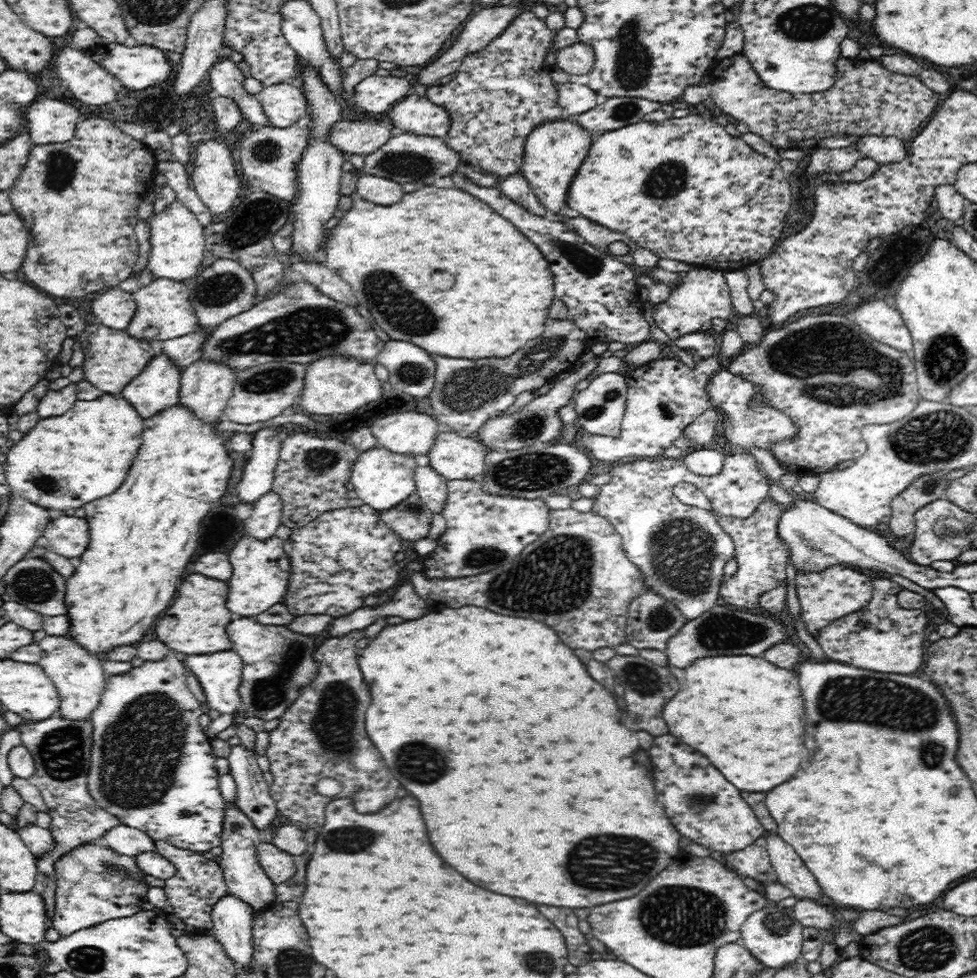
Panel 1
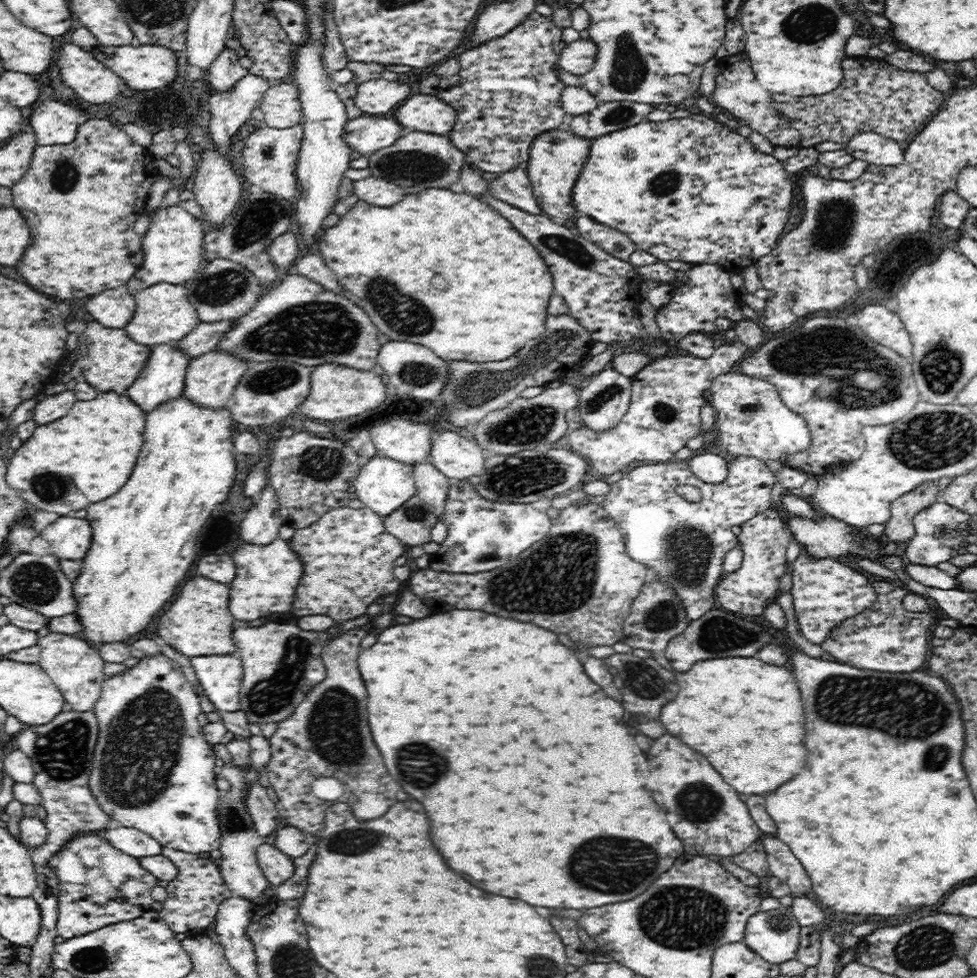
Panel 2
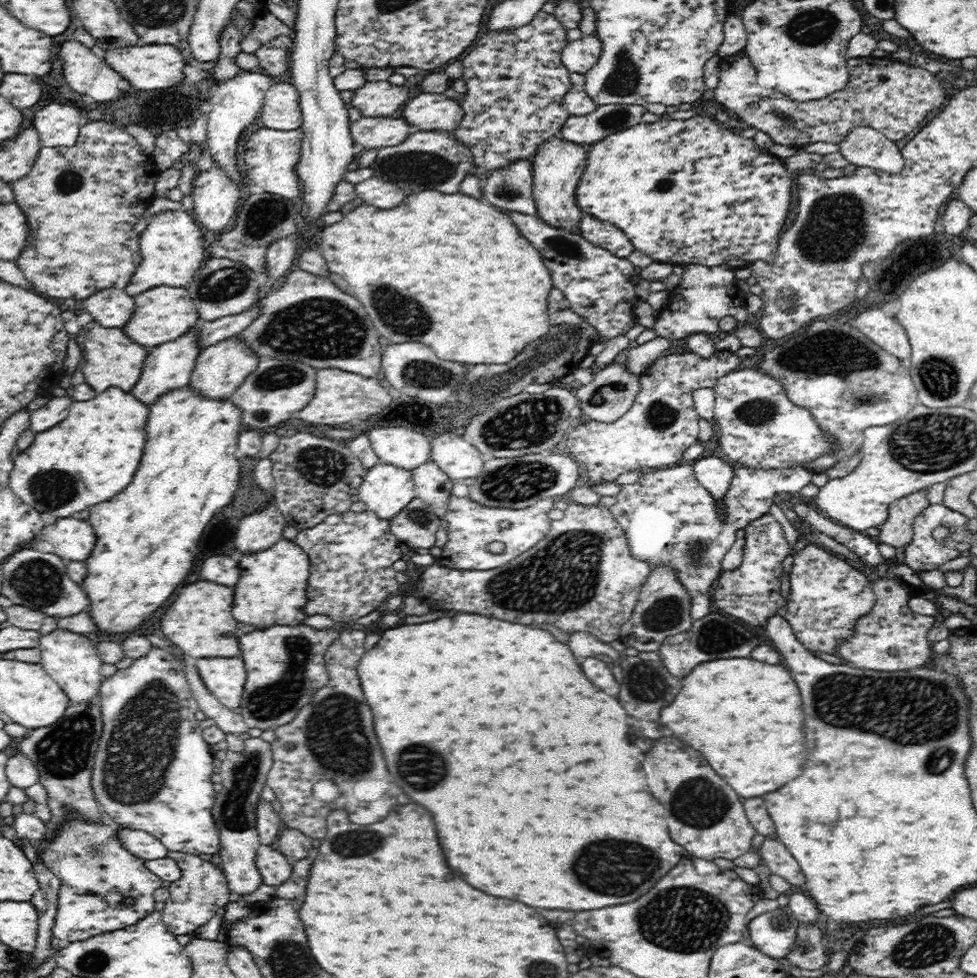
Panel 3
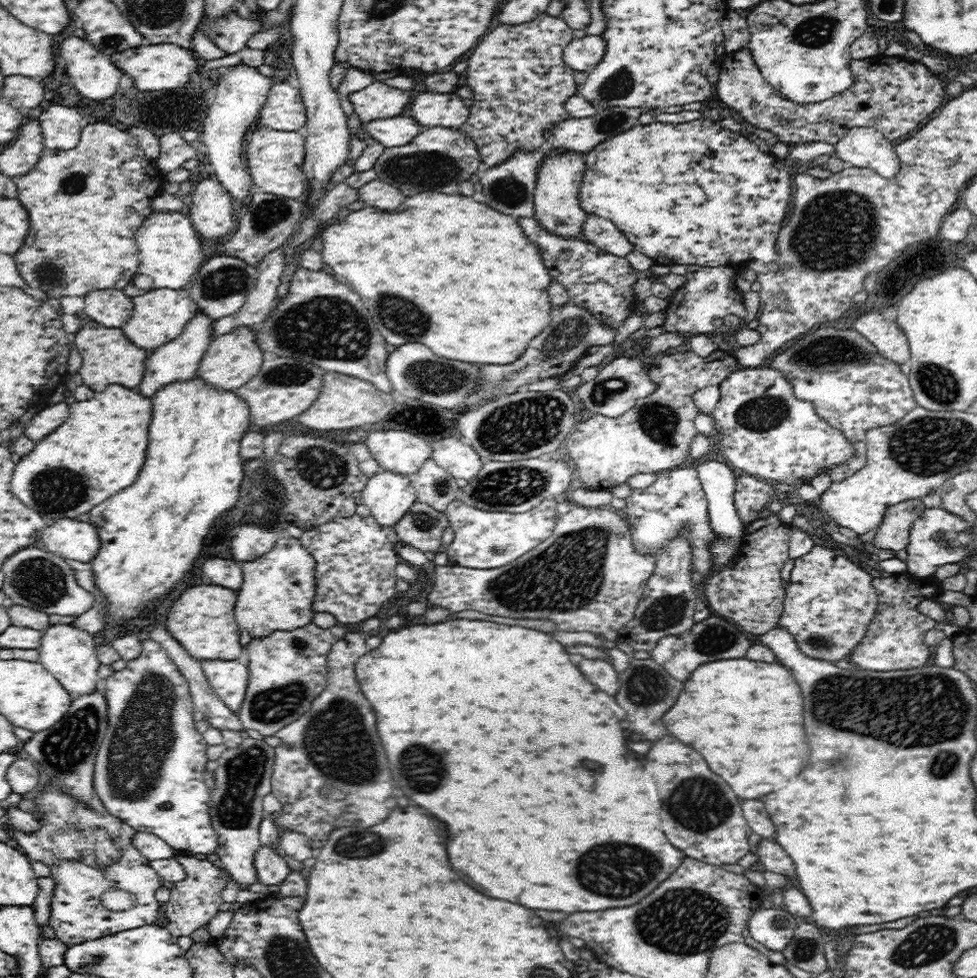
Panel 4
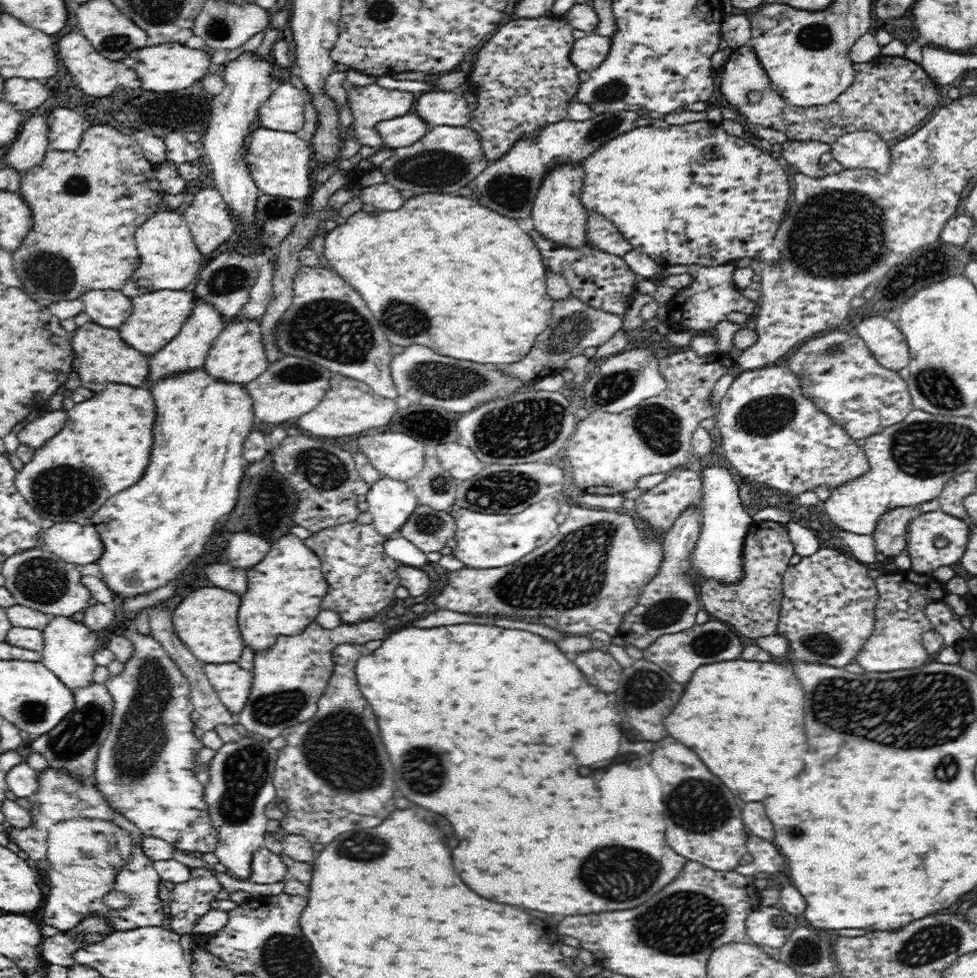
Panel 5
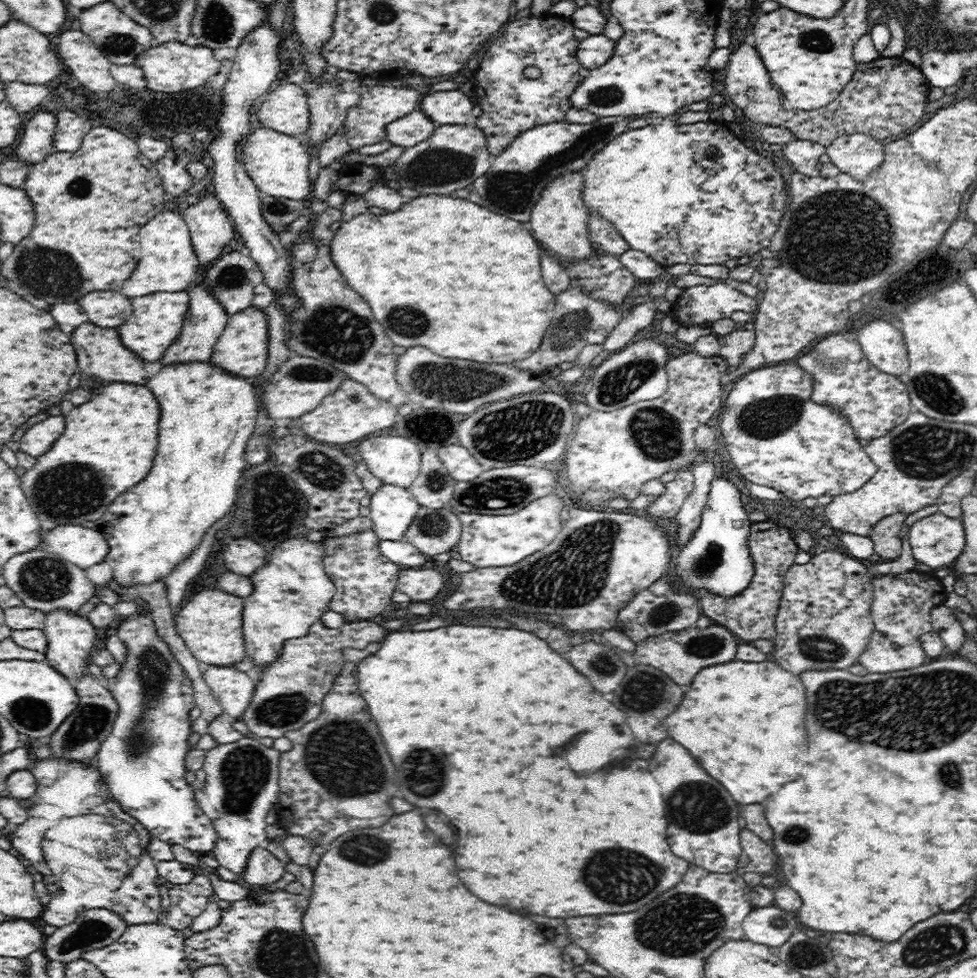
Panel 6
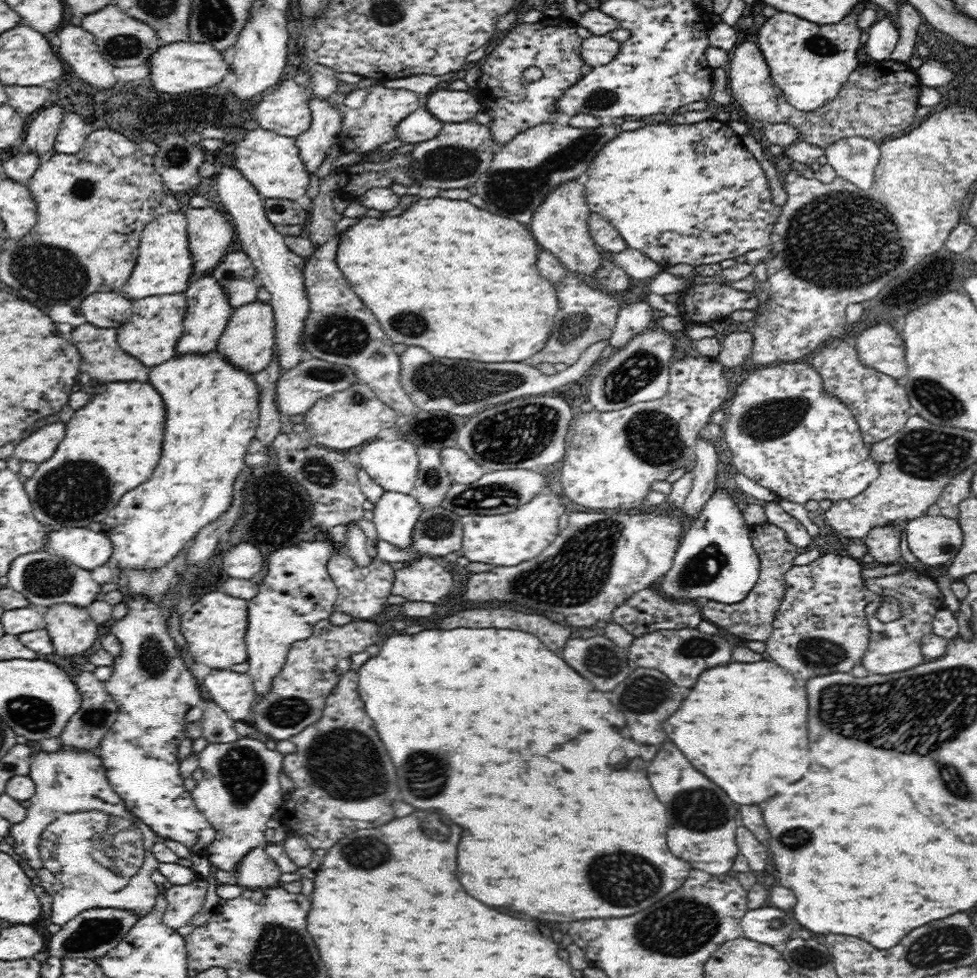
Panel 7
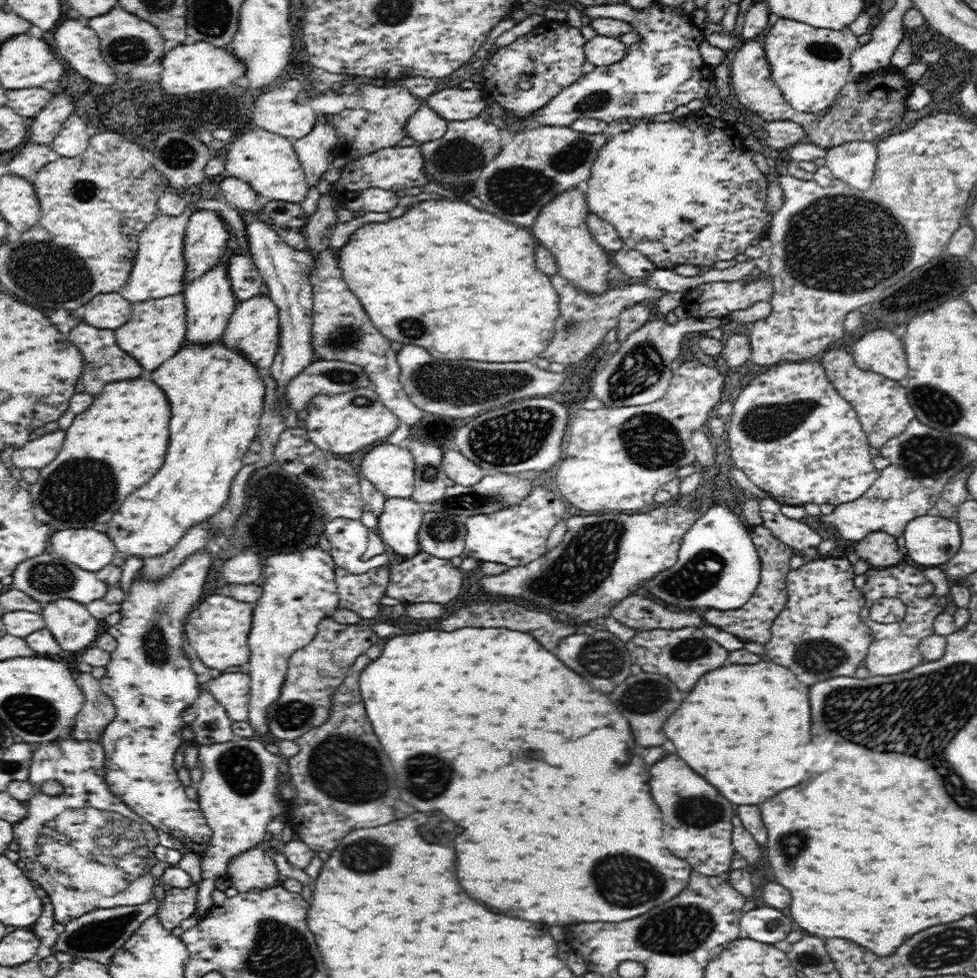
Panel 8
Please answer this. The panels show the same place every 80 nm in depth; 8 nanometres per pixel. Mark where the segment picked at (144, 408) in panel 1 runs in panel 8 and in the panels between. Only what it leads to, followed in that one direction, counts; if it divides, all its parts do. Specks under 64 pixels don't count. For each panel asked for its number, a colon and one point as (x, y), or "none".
2: (164, 377)
3: (169, 365)
4: (179, 359)
5: (188, 350)
6: (206, 319)
7: (208, 310)
8: (209, 300)

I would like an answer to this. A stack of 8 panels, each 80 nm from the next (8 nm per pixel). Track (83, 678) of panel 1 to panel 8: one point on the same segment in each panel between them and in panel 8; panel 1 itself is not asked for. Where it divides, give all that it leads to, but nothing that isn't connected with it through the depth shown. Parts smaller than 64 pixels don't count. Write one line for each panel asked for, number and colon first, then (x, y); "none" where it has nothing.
2: (76, 668)
3: (70, 658)
4: (69, 653)
5: (69, 645)
6: (70, 636)
7: (72, 631)
8: (73, 626)

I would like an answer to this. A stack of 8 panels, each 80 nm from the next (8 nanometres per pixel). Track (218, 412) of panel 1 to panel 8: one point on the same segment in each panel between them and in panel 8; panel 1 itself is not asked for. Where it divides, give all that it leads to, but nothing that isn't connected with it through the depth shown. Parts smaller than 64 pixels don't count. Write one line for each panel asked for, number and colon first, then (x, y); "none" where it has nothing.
2: (211, 379)
3: (220, 368)
4: (232, 359)
5: (237, 354)
6: (242, 349)
7: (248, 341)
8: (254, 329)

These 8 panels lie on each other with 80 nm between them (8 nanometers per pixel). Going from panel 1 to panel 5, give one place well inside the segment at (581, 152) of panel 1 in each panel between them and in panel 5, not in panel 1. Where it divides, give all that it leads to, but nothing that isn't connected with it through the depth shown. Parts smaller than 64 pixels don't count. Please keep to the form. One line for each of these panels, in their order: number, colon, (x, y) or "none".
2: (557, 157)
3: (558, 166)
4: (556, 208)
5: (557, 214)

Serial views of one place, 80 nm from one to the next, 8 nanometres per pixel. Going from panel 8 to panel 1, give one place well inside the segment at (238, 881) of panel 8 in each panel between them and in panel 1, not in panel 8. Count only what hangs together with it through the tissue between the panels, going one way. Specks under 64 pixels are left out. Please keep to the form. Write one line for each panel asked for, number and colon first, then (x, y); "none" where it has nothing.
1: (278, 865)
2: (277, 867)
3: (275, 868)
4: (270, 868)
5: (266, 867)
6: (262, 868)
7: (257, 871)

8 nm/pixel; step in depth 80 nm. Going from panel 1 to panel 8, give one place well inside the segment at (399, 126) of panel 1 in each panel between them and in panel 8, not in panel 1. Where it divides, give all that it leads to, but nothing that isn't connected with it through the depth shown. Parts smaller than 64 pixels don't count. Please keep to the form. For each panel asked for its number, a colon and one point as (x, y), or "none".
2: (423, 112)
3: (426, 111)
4: (430, 109)
5: (449, 108)
6: (444, 107)
7: (448, 105)
8: (453, 103)

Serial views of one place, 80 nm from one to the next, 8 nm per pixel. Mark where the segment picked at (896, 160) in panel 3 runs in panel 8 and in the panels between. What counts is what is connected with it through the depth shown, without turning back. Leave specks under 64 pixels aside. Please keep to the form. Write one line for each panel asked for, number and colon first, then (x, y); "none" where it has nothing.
4: (863, 147)
5: (860, 150)
6: (857, 155)
7: (854, 159)
8: (852, 163)

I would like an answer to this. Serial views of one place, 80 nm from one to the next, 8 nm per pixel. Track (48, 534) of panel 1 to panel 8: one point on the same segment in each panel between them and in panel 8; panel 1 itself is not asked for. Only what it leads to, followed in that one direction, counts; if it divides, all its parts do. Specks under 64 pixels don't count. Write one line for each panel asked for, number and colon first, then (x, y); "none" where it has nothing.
2: (70, 538)
3: (72, 539)
4: (69, 539)
5: (80, 545)
6: (80, 546)
7: (88, 550)
8: (88, 549)

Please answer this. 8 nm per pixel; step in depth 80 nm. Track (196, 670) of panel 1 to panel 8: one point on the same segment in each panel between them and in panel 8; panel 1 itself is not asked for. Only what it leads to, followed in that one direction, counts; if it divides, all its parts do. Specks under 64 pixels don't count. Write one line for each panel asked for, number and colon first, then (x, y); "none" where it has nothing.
2: (220, 677)
3: (225, 677)
4: (229, 678)
5: (233, 685)
6: (233, 689)
7: (232, 691)
8: (232, 690)

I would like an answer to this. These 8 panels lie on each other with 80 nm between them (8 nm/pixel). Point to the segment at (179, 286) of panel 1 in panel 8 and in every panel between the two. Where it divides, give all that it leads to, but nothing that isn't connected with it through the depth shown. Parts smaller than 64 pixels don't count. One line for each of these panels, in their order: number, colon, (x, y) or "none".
2: (164, 313)
3: (162, 315)
4: (160, 315)
5: (158, 316)
6: (157, 321)
7: (152, 333)
8: (157, 329)

